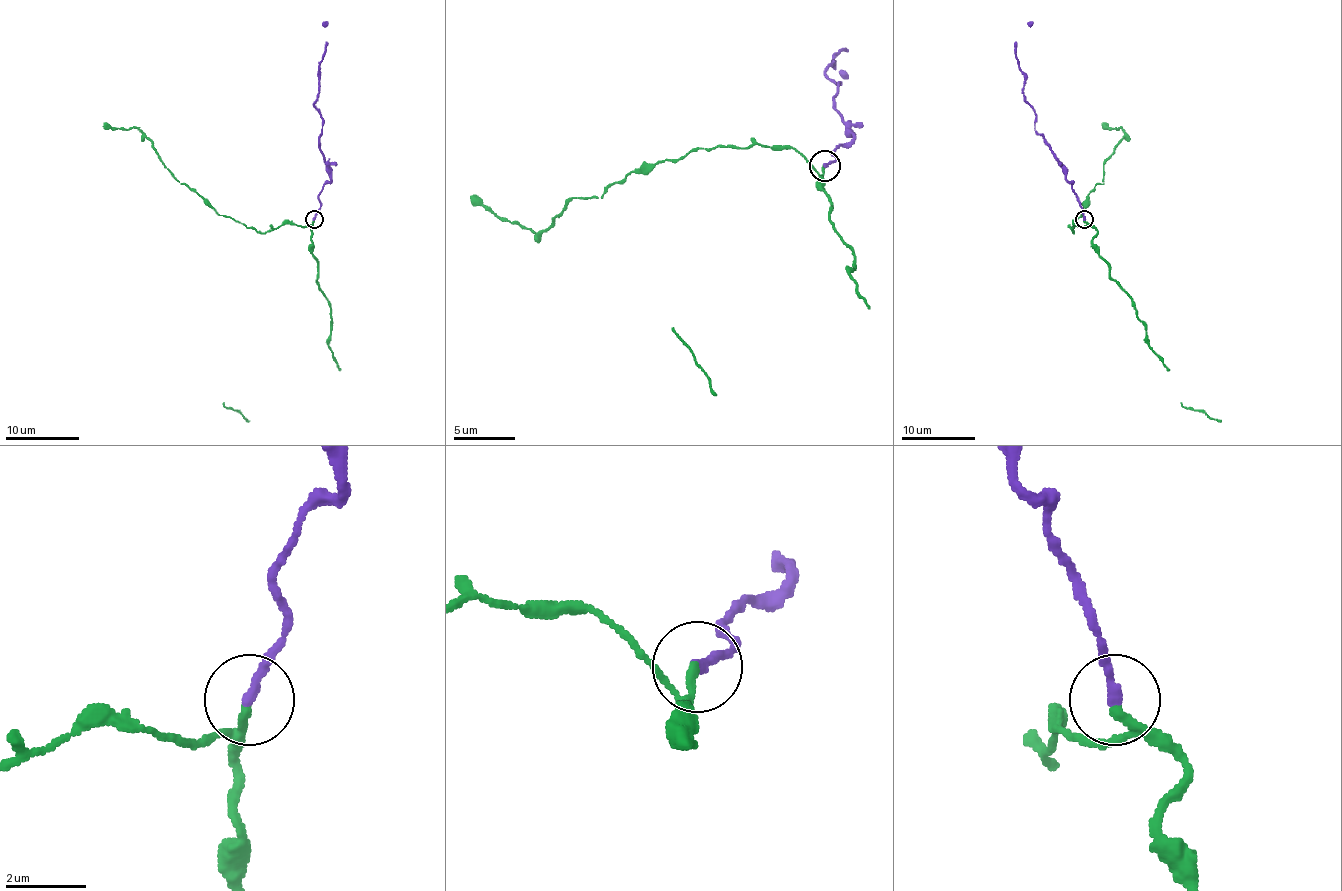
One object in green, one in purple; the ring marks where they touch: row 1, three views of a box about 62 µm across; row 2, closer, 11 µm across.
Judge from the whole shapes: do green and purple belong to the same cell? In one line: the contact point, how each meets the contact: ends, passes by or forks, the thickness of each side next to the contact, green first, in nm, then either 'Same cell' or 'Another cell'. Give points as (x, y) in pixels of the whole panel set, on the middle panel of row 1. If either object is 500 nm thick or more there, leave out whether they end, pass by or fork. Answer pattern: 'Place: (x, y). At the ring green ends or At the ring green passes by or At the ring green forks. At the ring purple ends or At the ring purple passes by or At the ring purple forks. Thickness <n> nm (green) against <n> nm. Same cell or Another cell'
Place: (825, 165). At the ring green ends. At the ring purple ends. Thickness 240 nm (green) against 260 nm. Same cell

